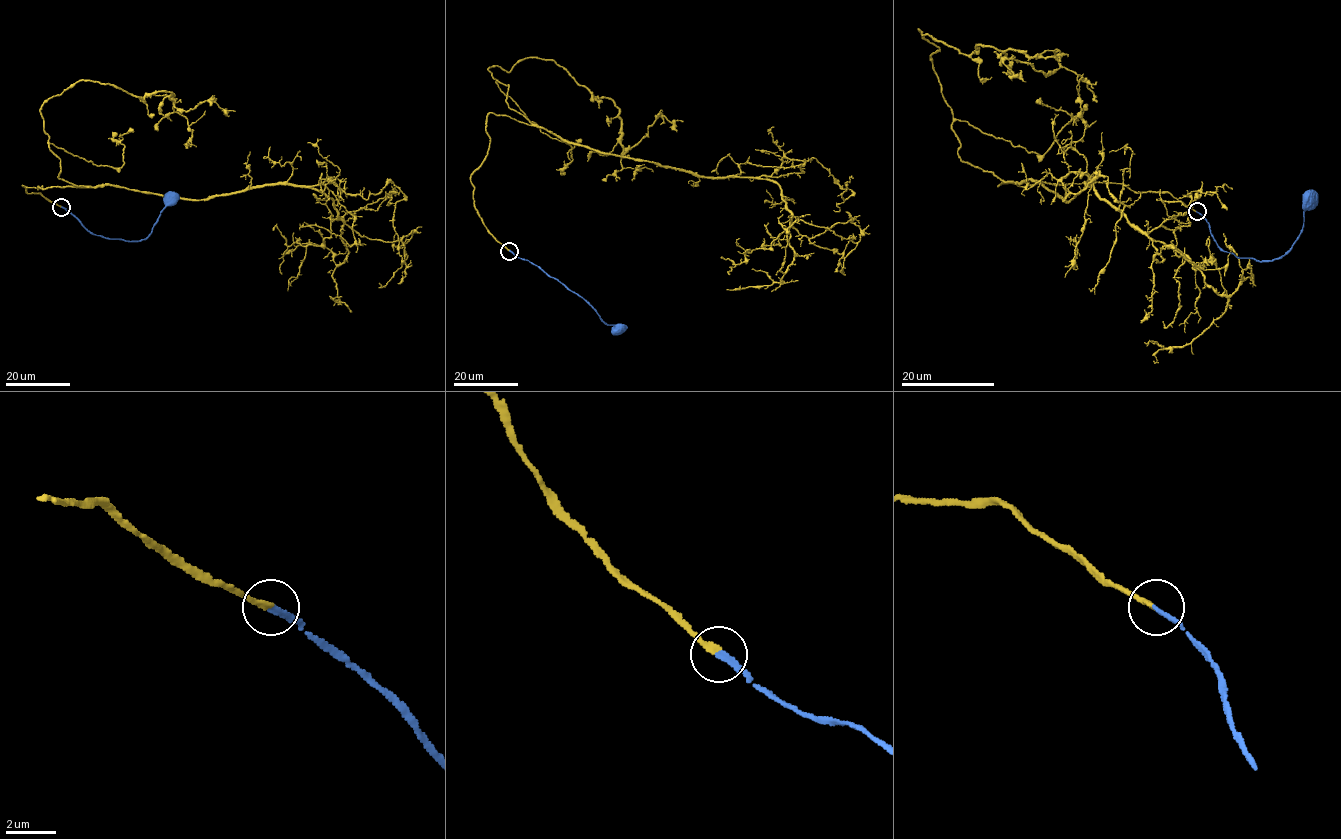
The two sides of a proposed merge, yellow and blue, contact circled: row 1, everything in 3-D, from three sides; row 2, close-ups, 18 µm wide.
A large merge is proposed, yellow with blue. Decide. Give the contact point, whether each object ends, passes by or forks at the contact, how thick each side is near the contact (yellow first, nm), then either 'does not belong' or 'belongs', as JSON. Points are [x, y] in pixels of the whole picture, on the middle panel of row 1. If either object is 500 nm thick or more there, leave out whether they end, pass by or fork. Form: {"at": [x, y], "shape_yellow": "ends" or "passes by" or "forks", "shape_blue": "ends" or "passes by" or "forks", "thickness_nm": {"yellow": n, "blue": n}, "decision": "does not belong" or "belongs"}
{"at": [509, 251], "shape_yellow": "ends", "shape_blue": "ends", "thickness_nm": {"yellow": 200, "blue": 200}, "decision": "belongs"}

